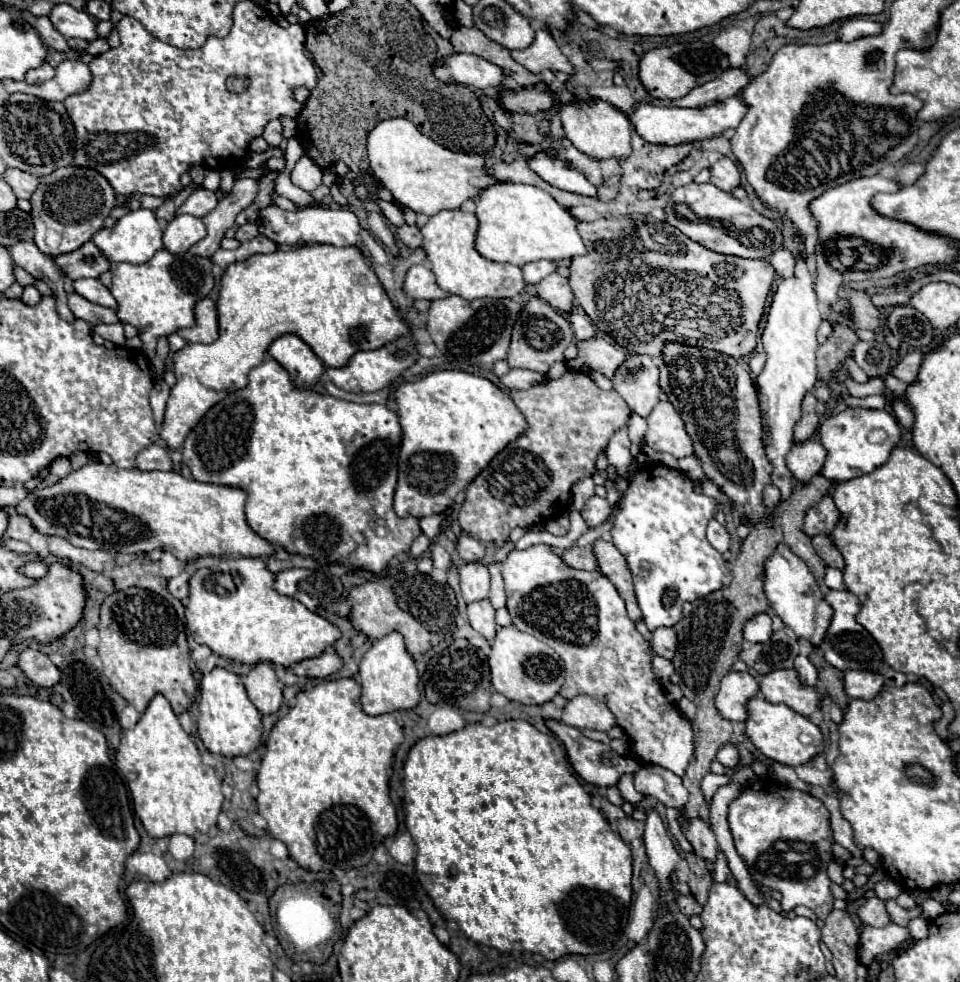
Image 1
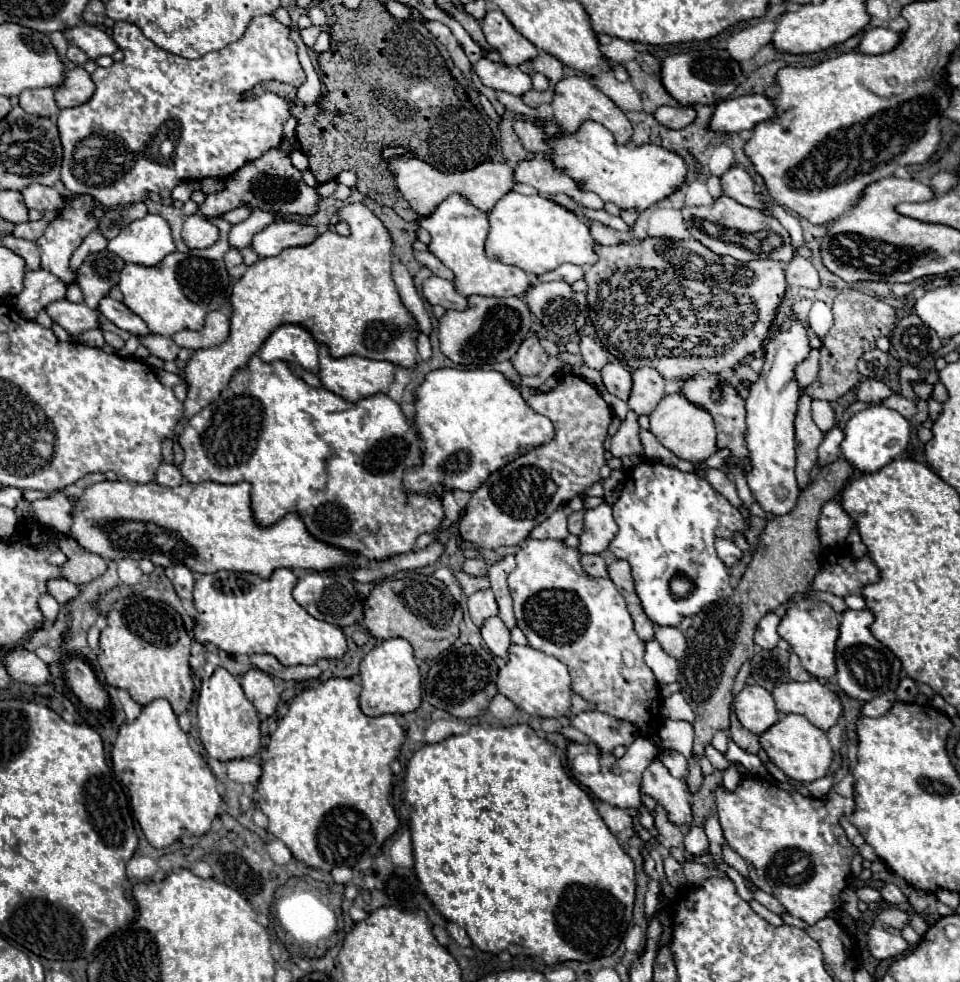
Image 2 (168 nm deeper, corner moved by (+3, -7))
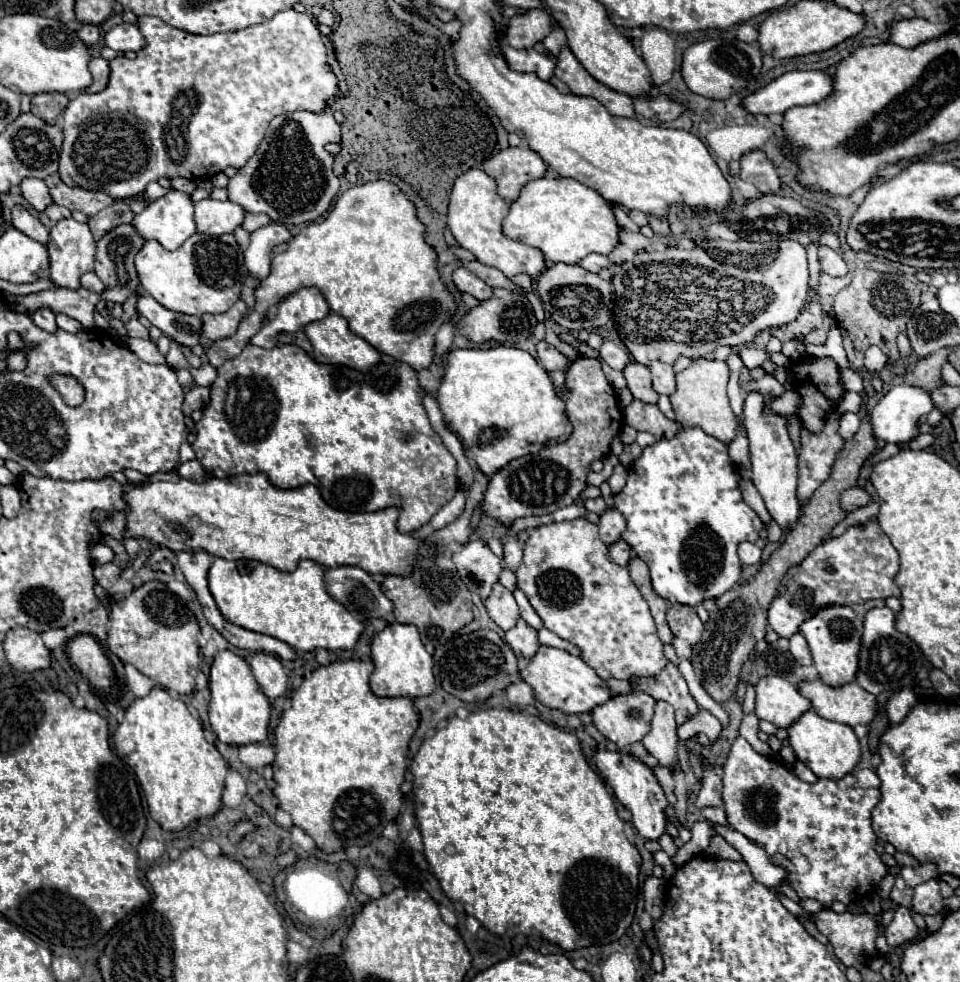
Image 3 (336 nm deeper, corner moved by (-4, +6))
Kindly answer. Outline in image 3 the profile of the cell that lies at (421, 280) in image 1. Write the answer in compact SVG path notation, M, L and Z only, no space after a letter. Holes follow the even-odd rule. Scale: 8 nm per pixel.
M463 267L455 269L453 275L451 275L451 279L453 279L453 283L455 283L455 287L457 287L459 291L469 293L469 295L477 297L479 301L489 299L489 295L491 295L491 287L485 285L479 277L475 277L471 271L467 271L467 269L463 269Z

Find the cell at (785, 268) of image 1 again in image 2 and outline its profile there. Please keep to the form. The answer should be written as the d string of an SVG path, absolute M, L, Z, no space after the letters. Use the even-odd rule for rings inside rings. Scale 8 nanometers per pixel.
M794 256L792 262L786 264L786 280L790 286L804 286L804 288L820 288L818 270L812 266L808 258Z

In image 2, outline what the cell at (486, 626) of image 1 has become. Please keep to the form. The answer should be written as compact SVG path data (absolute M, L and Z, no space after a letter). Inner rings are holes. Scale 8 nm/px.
M498 616L488 618L484 622L484 626L482 626L482 638L484 638L484 642L488 644L488 648L492 650L494 656L506 658L506 652L508 652L512 640L510 640L510 630L502 624L502 620Z

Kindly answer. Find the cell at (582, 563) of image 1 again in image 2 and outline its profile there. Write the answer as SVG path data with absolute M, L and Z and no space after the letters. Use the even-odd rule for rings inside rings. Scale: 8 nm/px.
M584 554L582 556L582 568L590 574L590 576L600 576L600 578L606 578L608 576L608 564L602 556L592 556L592 554Z

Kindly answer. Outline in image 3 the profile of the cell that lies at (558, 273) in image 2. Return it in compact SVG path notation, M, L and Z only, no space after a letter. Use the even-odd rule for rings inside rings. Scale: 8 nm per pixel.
M591 253L591 255L587 255L581 263L579 263L583 269L587 269L587 271L591 271L591 273L597 273L599 269L609 269L609 267L613 267L613 263L605 257L605 255L597 255L597 253Z

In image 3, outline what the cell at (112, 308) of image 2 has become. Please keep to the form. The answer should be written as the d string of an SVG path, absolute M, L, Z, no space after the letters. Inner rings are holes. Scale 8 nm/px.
M143 295L137 299L137 315L147 317L149 323L161 329L165 335L173 337L173 341L183 345L197 345L201 337L201 319L191 315L181 315L161 307L153 297Z

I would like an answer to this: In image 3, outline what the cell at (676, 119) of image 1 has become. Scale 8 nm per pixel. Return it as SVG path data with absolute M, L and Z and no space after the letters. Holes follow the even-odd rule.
M791 71L743 97L743 107L751 115L785 113L795 105L817 103L829 91L831 79L825 71Z

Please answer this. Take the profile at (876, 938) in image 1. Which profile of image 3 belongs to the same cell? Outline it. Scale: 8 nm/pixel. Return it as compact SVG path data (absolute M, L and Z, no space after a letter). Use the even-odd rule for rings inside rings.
M899 907L895 911L893 921L885 927L885 937L887 937L887 943L891 947L895 947L895 945L901 945L905 941L911 941L917 935L917 931L919 929L911 919L911 911L907 907Z

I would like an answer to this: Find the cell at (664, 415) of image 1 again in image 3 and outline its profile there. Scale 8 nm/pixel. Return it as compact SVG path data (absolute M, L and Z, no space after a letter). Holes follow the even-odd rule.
M695 359L685 371L677 375L677 391L669 397L671 407L675 411L675 421L683 427L701 427L707 435L719 439L721 443L729 443L739 433L737 419L729 407L727 399L727 379L729 367L717 359Z

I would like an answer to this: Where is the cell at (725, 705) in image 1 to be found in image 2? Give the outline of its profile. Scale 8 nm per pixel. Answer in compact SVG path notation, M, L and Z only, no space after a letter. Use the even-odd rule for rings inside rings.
M758 684L744 686L734 700L734 708L742 726L758 736L766 732L766 728L772 728L780 718L774 696Z

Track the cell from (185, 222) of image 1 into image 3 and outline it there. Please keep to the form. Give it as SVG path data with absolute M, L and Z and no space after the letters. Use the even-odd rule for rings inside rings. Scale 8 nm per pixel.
M203 199L195 203L195 225L197 233L203 235L223 235L233 233L243 221L245 209L231 201Z

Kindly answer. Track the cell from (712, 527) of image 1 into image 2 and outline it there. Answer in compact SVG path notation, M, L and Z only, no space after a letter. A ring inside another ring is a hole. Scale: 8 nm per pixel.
M724 538L716 540L716 552L718 552L718 558L720 558L728 568L732 568L734 564L738 564L738 560L742 558L742 550L740 550L734 542L724 540Z

